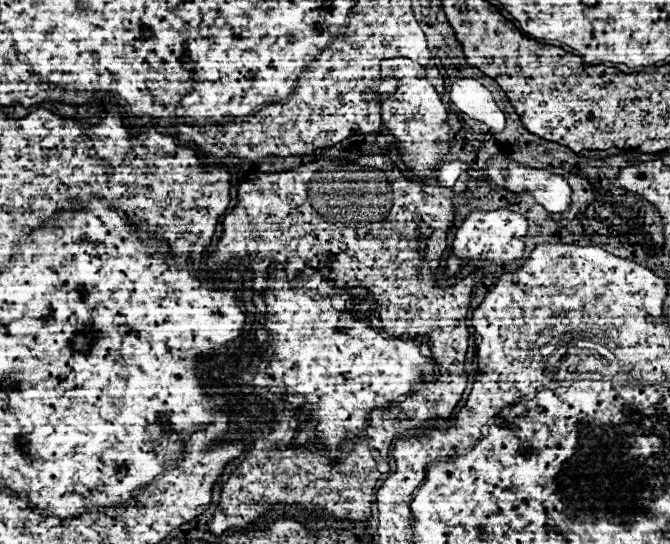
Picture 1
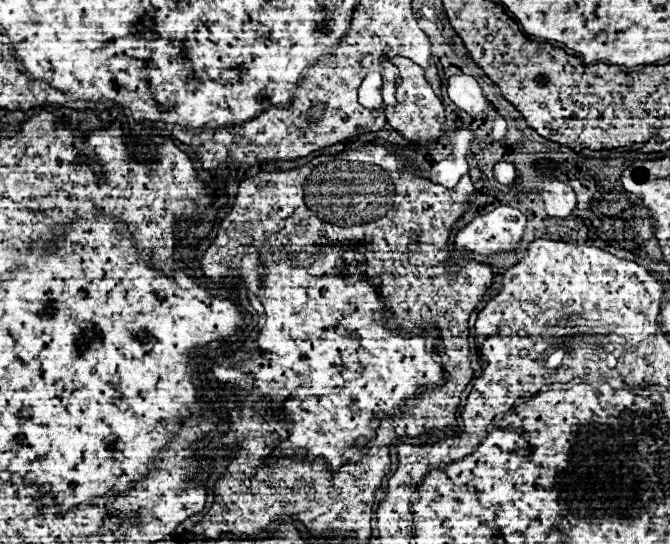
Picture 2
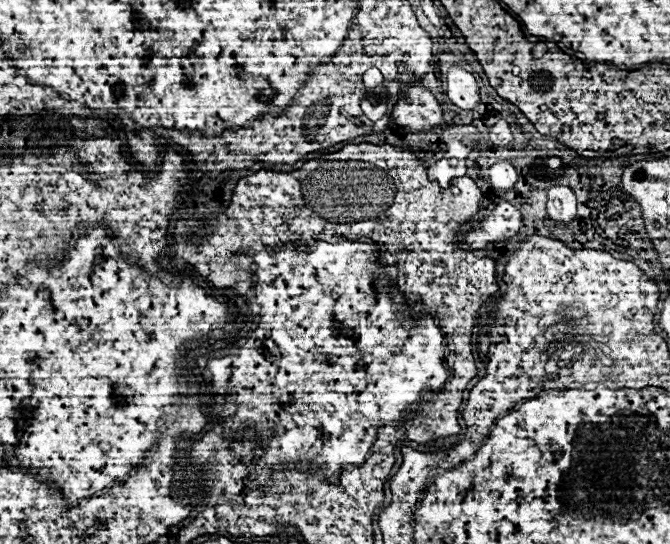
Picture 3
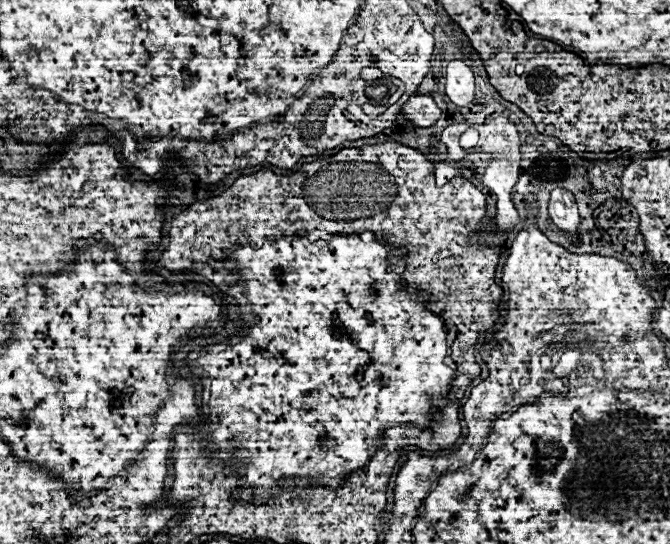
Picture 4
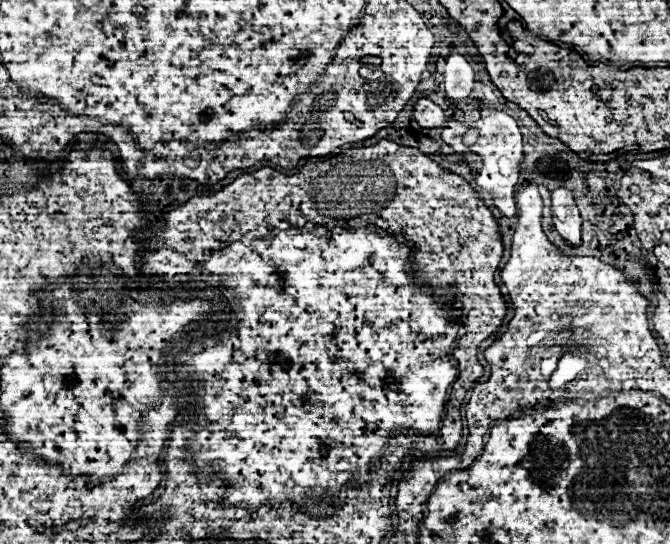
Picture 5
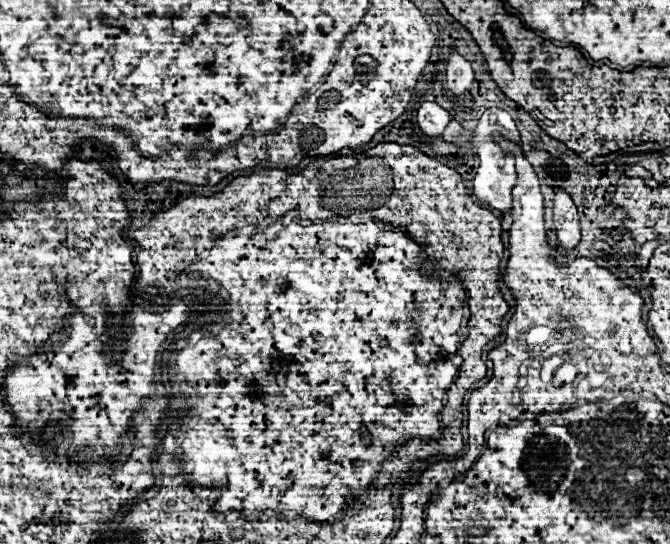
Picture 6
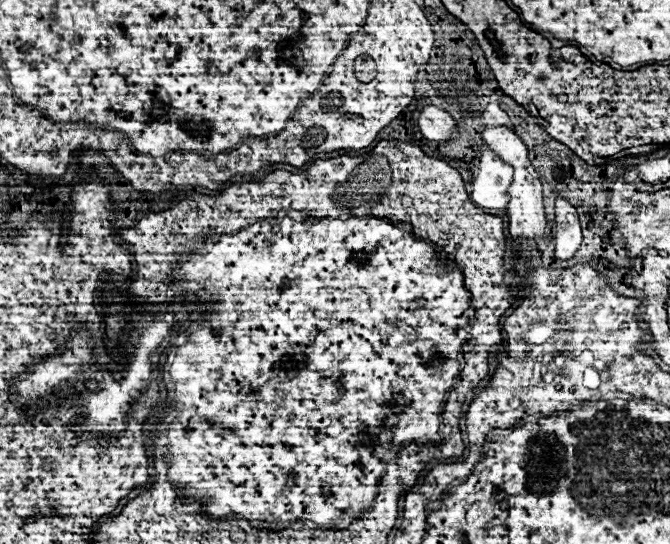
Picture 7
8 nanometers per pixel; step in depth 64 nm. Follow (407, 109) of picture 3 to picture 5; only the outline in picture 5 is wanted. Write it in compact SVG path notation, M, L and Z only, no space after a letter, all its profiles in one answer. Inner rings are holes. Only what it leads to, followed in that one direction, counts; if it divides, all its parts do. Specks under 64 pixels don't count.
M418 98L412 106L412 116L422 128L440 128L444 122L444 110L428 98Z

